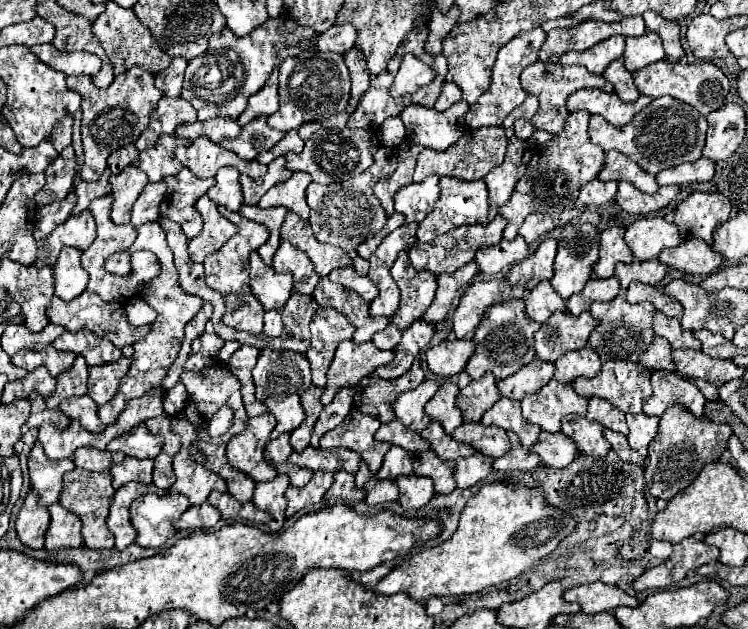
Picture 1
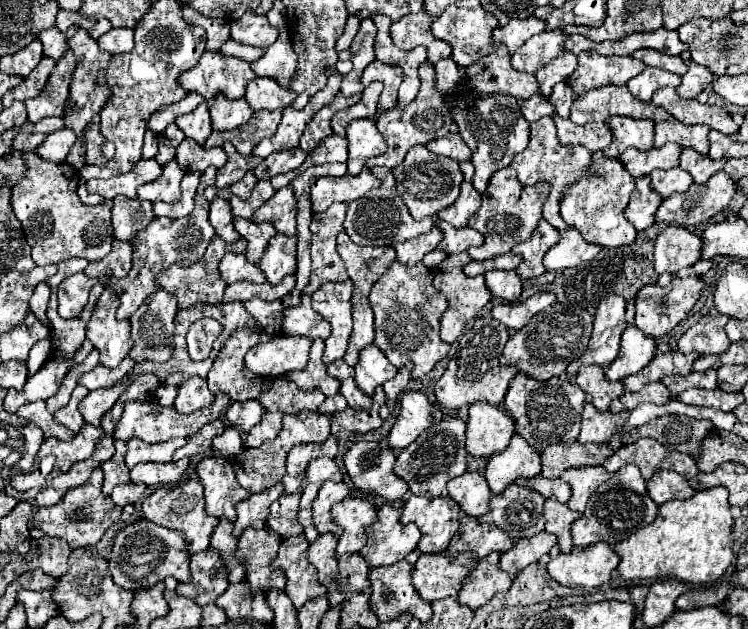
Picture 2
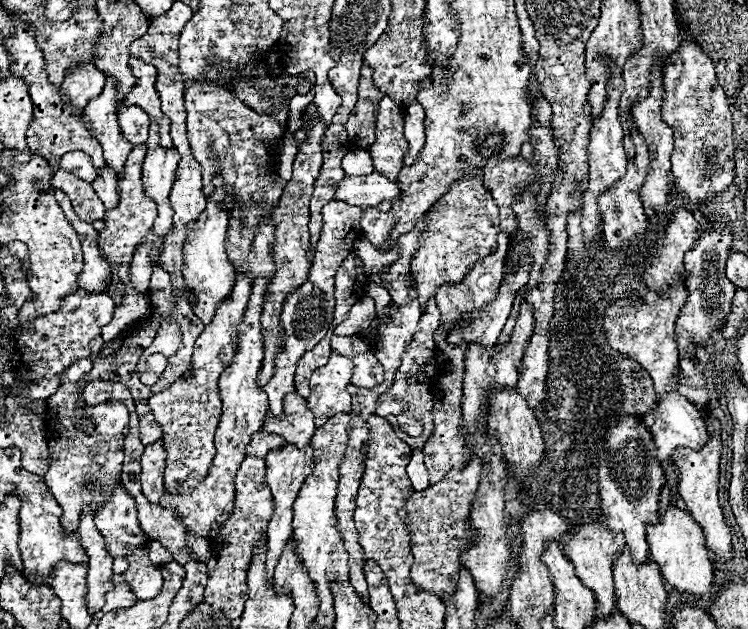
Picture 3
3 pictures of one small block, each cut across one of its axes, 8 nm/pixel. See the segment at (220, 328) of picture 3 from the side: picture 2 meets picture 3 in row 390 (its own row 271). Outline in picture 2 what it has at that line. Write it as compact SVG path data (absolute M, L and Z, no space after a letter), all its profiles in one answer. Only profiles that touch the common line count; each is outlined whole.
M214 236L212 242L208 244L204 256L202 256L196 264L192 264L192 266L172 264L172 266L168 266L164 272L160 272L160 274L156 276L156 284L176 296L178 308L190 308L194 302L220 304L220 302L222 302L222 296L224 296L224 290L226 290L228 284L220 278L218 262L220 262L220 258L222 258L226 252L244 252L244 250L246 250L246 240L244 240L244 238L238 238L236 244L228 244L228 242L224 242L220 236Z

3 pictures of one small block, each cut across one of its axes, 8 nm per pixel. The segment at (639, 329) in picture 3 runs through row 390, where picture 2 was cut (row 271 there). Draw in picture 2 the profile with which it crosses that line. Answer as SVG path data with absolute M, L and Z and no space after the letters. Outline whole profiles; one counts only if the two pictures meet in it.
M680 226L664 228L656 238L654 270L656 274L676 274L684 266L692 266L700 260L702 238Z

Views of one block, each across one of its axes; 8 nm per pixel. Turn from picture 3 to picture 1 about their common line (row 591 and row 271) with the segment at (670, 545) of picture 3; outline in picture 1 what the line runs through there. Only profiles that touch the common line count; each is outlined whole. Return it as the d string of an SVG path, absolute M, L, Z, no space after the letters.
M692 238L692 240L684 240L680 246L676 248L668 248L662 250L658 254L658 260L662 264L666 264L668 268L674 268L678 272L686 272L686 274L698 274L698 276L706 276L718 270L718 266L722 264L720 254L716 254L704 240L700 238Z

